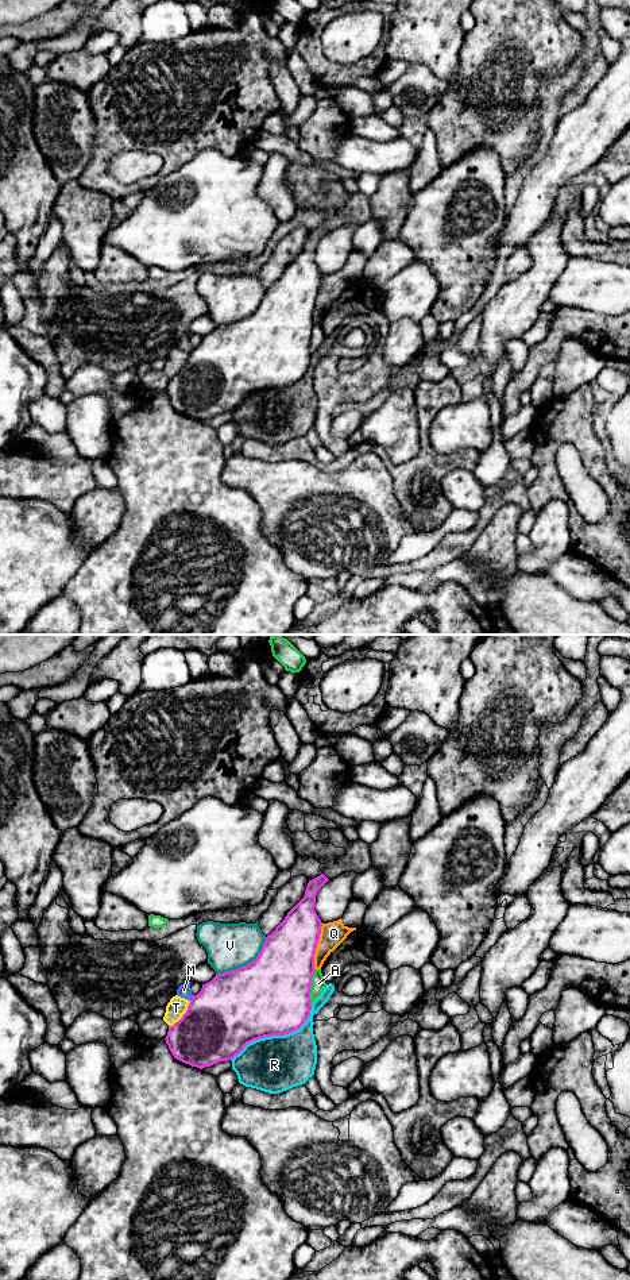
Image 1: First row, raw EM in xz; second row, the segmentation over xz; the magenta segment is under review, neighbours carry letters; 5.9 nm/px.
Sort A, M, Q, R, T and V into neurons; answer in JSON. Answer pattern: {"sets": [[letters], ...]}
{"sets": [["A"], ["M"], ["Q"], ["R"], ["T"], ["V"]]}

